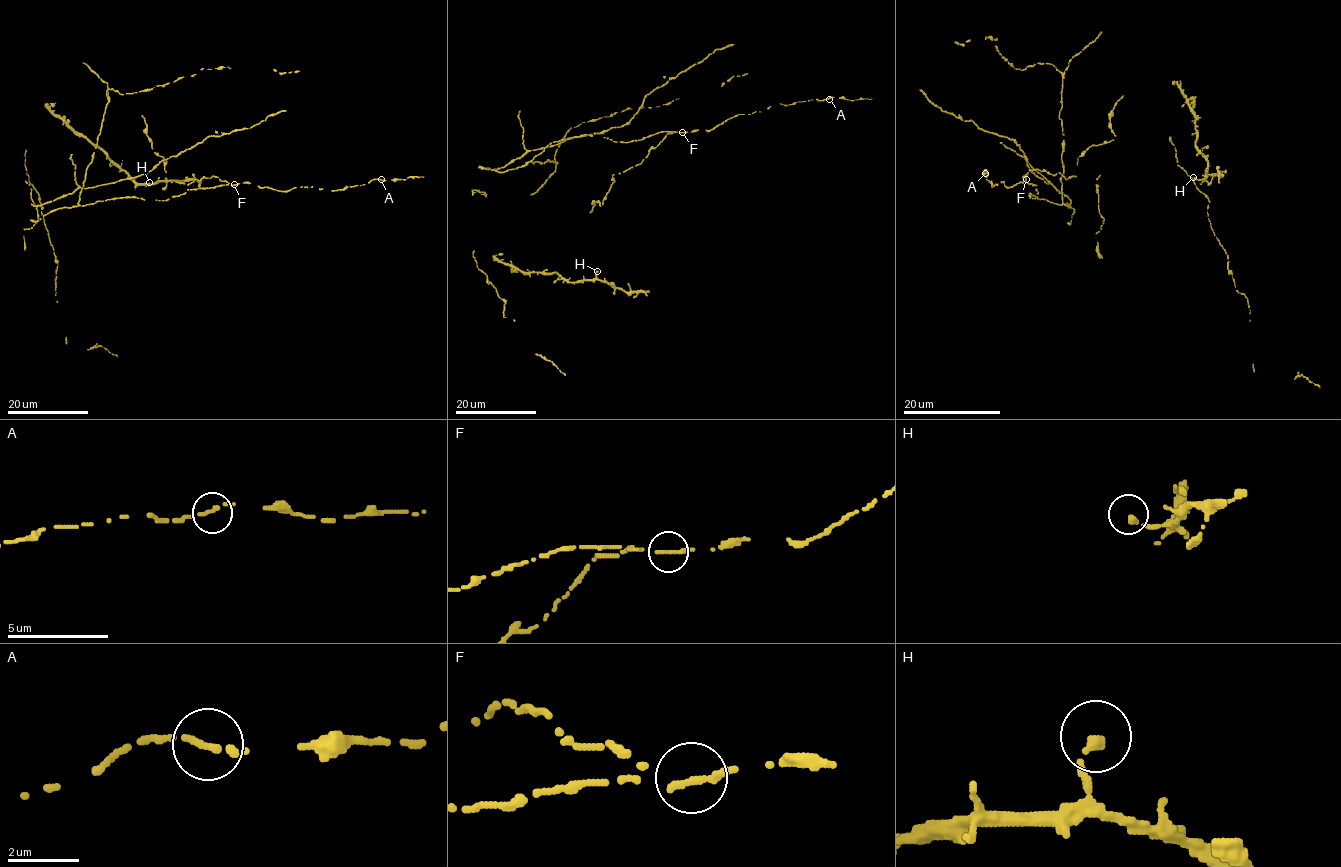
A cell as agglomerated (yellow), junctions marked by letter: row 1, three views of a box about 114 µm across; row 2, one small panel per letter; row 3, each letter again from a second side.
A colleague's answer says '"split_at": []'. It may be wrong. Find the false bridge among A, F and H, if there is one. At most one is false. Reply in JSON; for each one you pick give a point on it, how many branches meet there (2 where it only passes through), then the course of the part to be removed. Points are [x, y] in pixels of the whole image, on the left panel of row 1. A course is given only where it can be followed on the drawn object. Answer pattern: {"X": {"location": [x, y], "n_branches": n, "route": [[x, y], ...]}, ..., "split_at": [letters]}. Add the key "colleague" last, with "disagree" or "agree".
{"F": {"location": [234, 184], "n_branches": 1}, "split_at": ["F"], "colleague": "disagree"}

